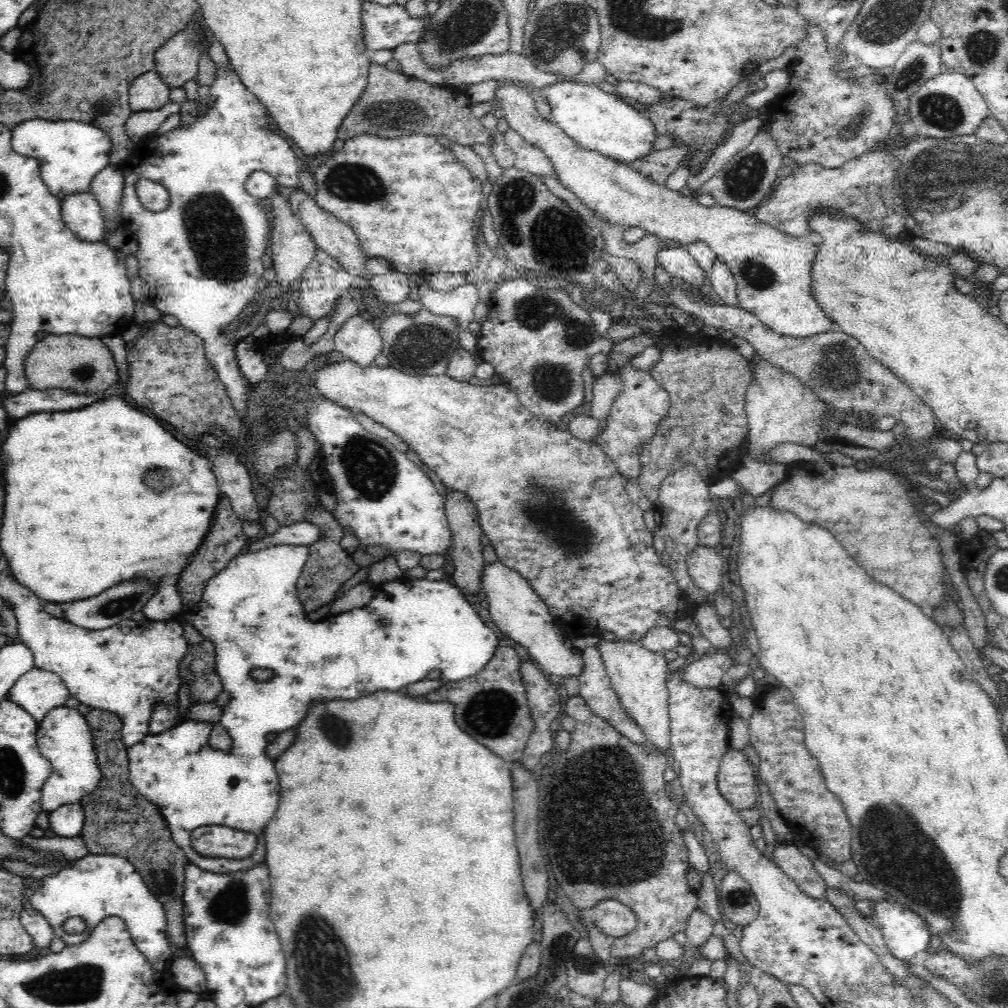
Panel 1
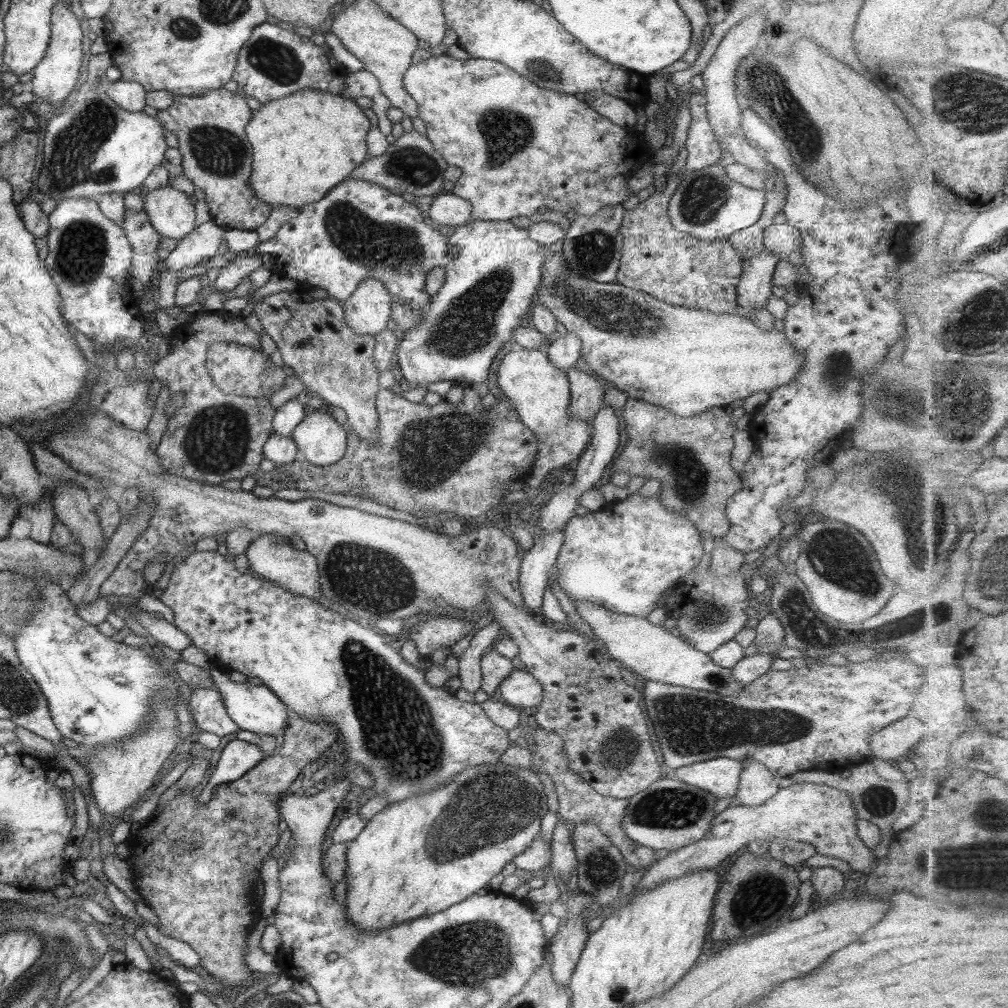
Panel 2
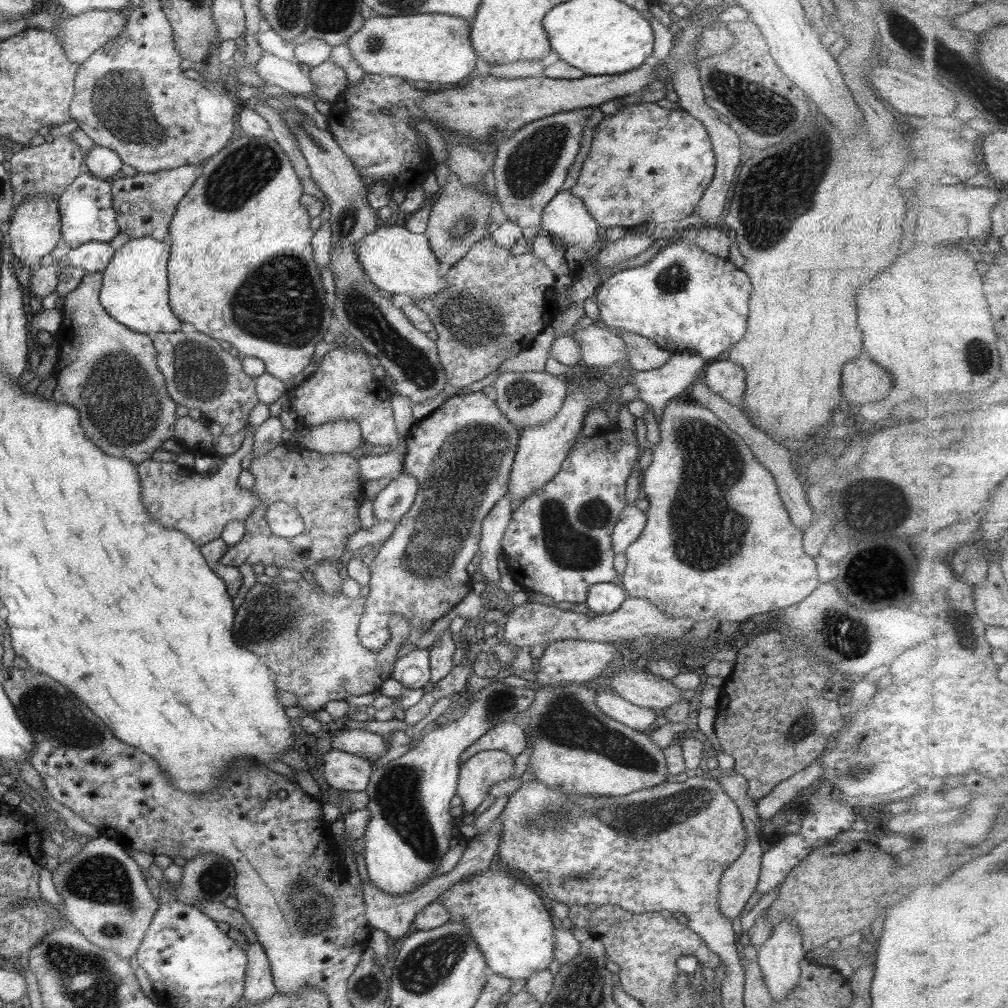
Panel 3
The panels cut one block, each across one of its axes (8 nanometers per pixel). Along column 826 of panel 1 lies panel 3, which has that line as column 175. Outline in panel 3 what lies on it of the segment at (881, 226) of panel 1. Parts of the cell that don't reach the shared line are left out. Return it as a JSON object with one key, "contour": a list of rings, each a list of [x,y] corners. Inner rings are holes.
{"contour":[[[202,164],[183,165],[171,170],[152,173],[135,173],[110,182],[112,207],[117,214],[118,232],[125,232],[129,239],[150,236],[157,241],[168,236],[168,226],[175,214],[177,203],[200,175]]]}

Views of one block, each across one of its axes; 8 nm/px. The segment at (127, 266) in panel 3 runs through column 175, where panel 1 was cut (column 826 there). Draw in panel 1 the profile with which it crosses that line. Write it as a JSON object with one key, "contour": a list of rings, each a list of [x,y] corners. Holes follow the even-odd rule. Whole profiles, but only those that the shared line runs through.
{"contour":[[[501,82],[495,88],[494,94],[493,98],[500,102],[502,116],[509,130],[513,130],[528,144],[542,149],[556,167],[559,182],[572,190],[603,221],[619,226],[641,226],[646,232],[654,233],[661,241],[673,240],[683,247],[696,242],[708,245],[715,252],[717,260],[721,260],[726,269],[731,271],[737,285],[737,293],[740,295],[741,308],[754,315],[774,333],[791,338],[807,338],[830,330],[833,322],[822,313],[822,309],[810,295],[810,268],[815,244],[805,242],[801,237],[786,236],[769,224],[758,222],[750,212],[718,204],[711,207],[702,206],[690,196],[666,189],[664,185],[654,184],[626,163],[606,158],[598,152],[584,150],[570,140],[555,122],[548,122],[542,118],[535,107],[534,99],[519,83]]]}

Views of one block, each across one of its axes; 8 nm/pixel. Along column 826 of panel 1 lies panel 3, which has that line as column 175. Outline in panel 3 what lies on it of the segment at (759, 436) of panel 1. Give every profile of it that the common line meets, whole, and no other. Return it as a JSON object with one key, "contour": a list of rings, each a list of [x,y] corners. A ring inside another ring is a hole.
{"contour":[[[100,272],[85,274],[78,286],[63,298],[59,311],[62,322],[56,333],[58,357],[51,373],[56,384],[50,400],[55,404],[69,405],[77,411],[85,438],[99,450],[115,458],[127,459],[138,468],[165,439],[173,438],[176,405],[165,390],[163,375],[157,370],[151,337],[128,330],[109,317],[100,306],[101,280]]]}

